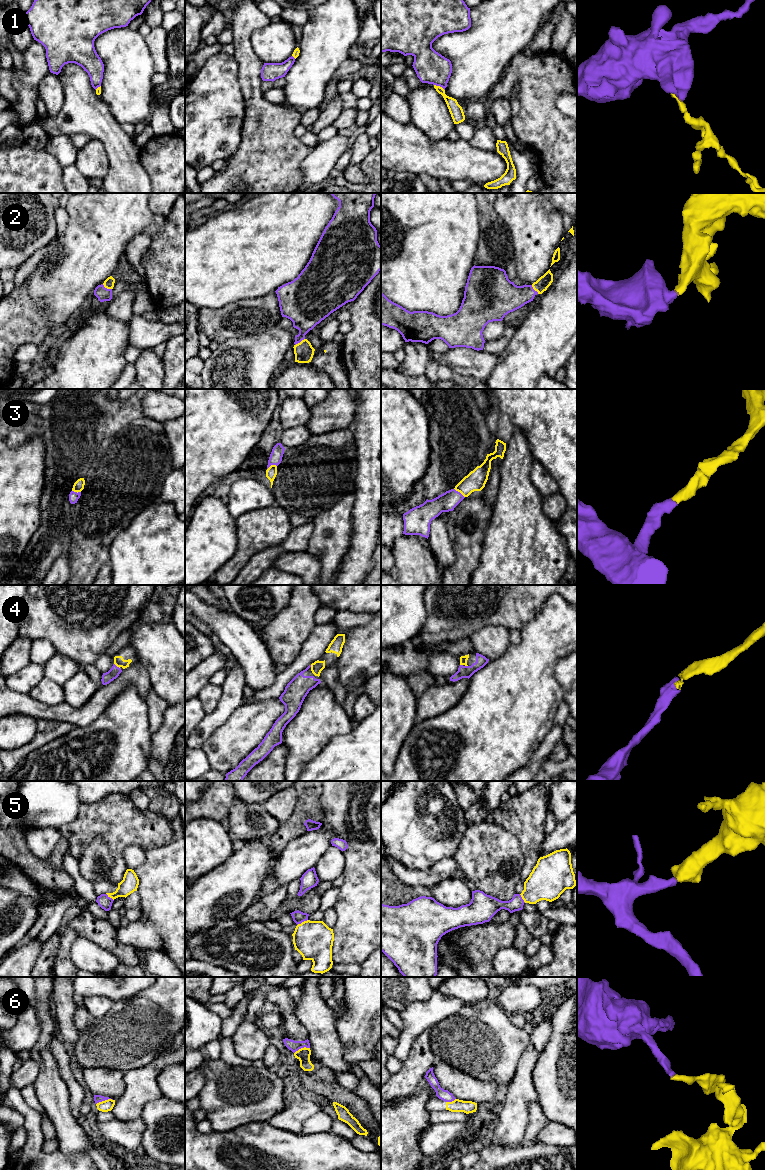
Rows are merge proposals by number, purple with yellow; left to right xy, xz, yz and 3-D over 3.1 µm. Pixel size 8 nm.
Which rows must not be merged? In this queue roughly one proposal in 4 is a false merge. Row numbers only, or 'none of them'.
1, 6

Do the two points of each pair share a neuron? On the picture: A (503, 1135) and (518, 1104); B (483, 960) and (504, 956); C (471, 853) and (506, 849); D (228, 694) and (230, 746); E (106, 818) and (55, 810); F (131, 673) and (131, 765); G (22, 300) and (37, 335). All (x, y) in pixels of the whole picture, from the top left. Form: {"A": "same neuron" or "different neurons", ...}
{"A": "same neuron", "B": "different neurons", "C": "same neuron", "D": "different neurons", "E": "different neurons", "F": "different neurons", "G": "same neuron"}

